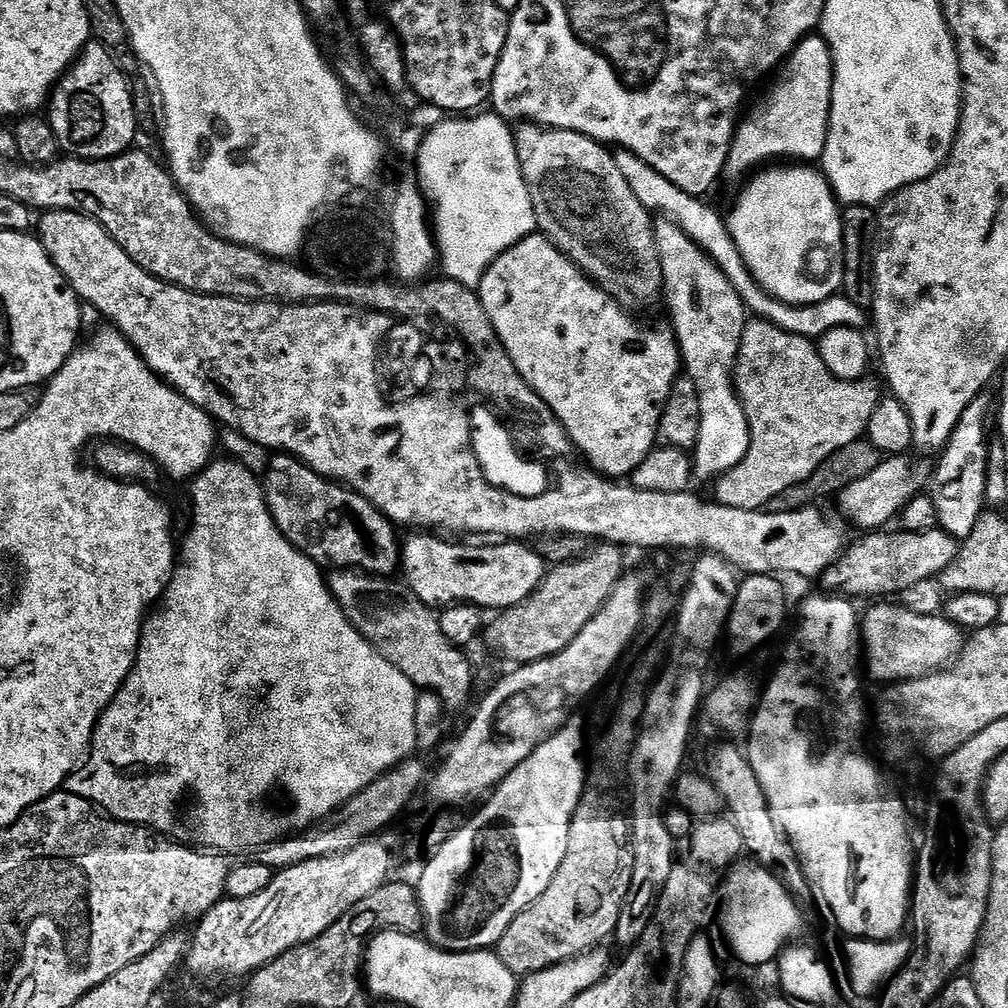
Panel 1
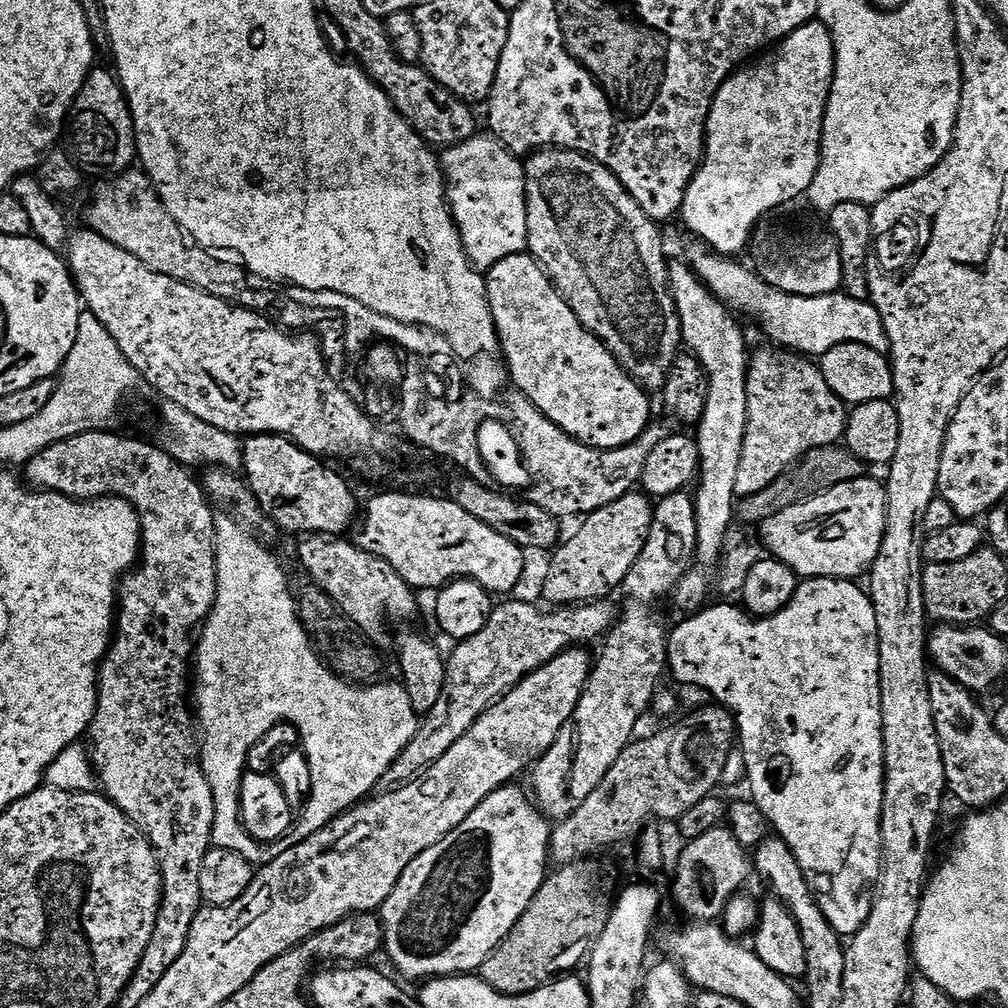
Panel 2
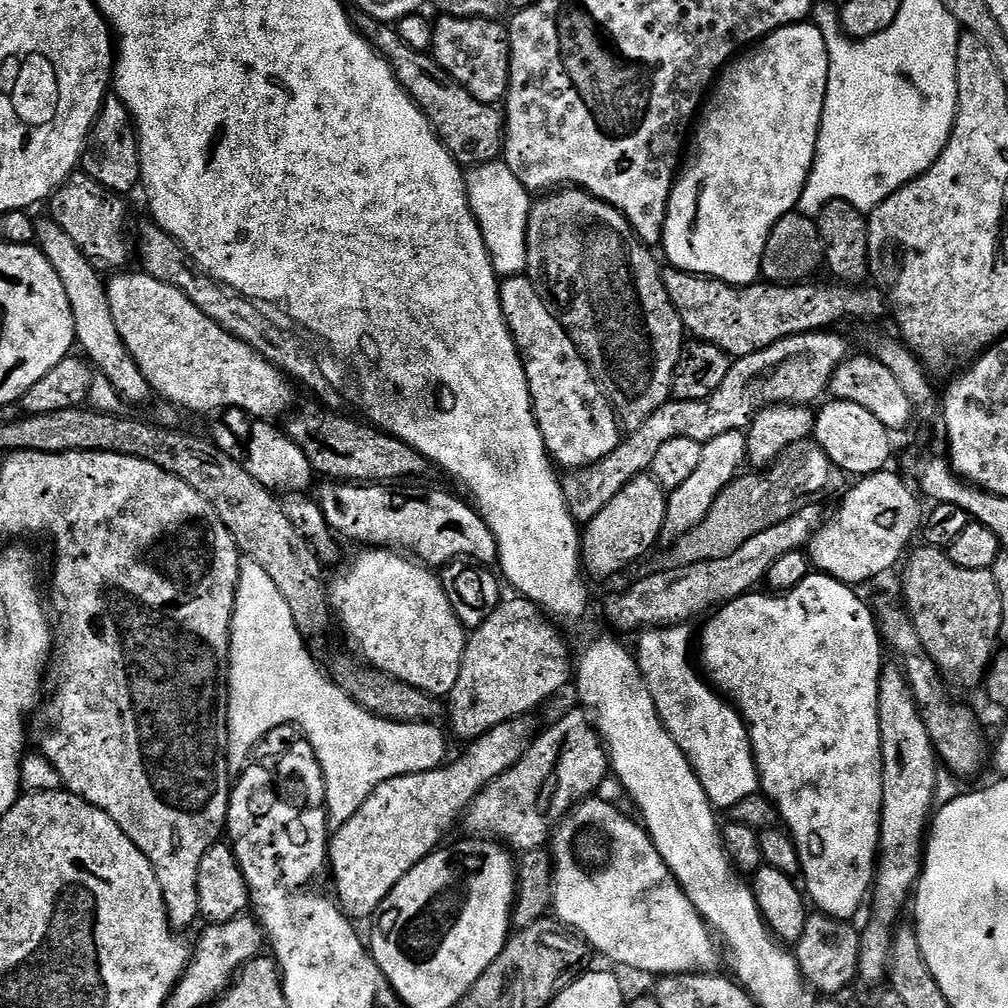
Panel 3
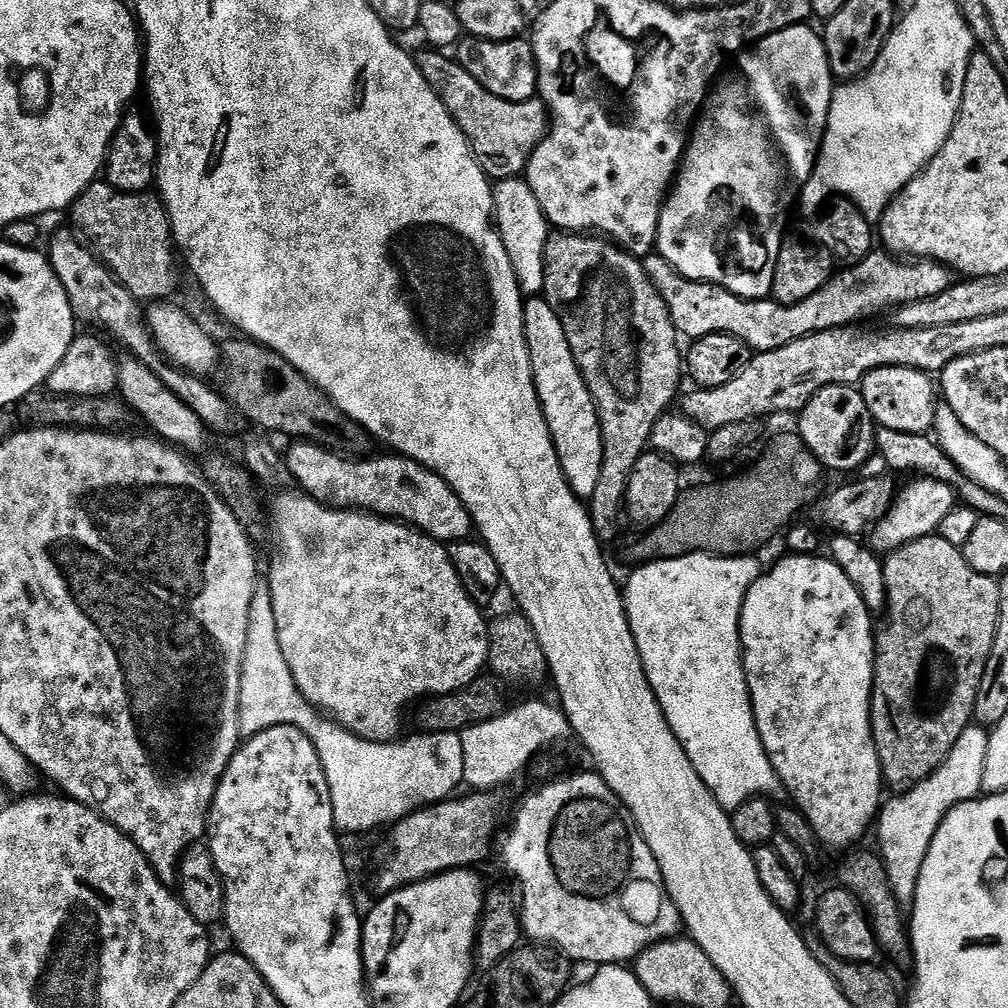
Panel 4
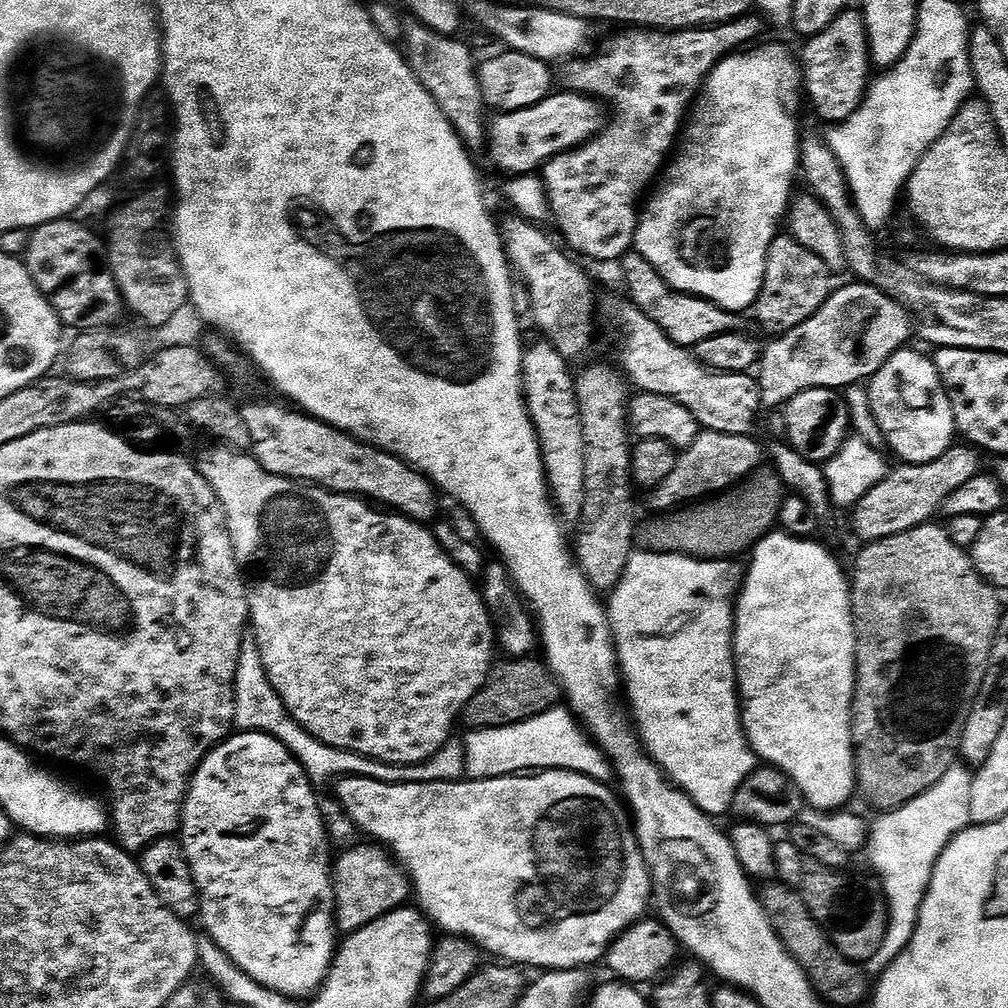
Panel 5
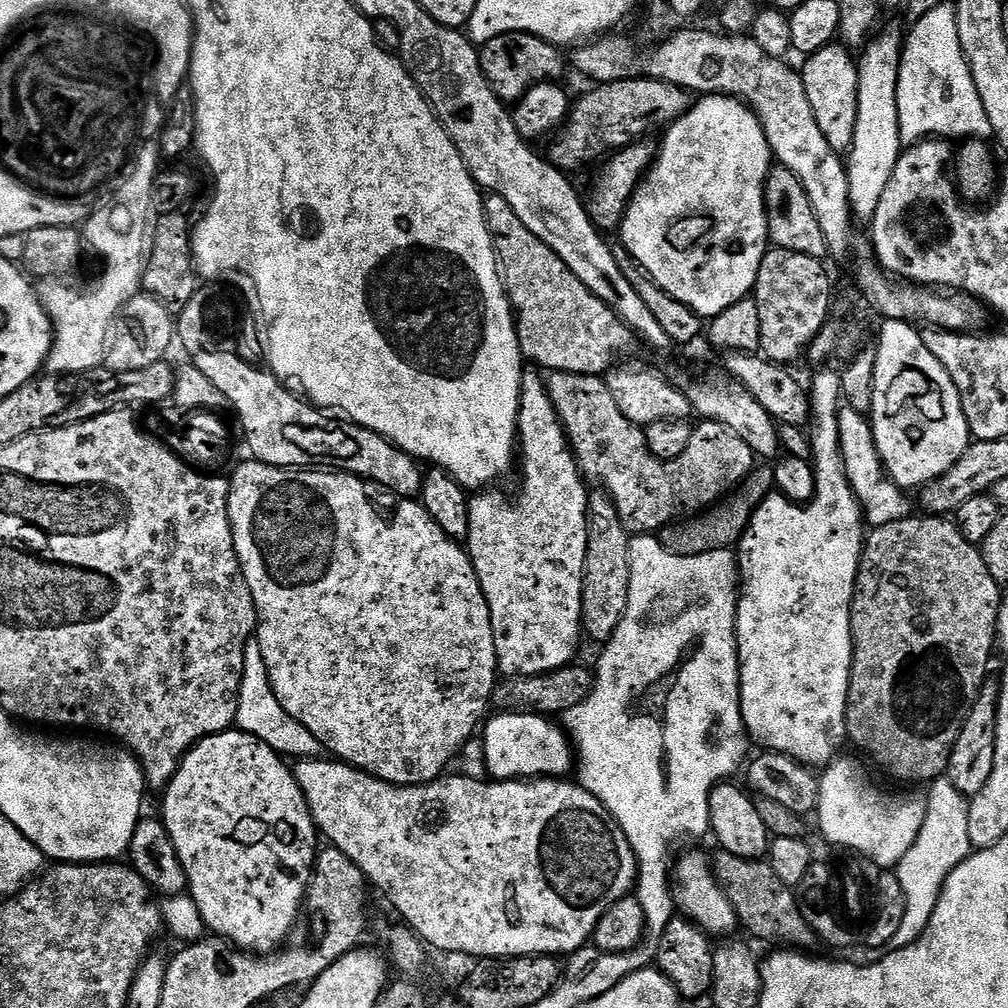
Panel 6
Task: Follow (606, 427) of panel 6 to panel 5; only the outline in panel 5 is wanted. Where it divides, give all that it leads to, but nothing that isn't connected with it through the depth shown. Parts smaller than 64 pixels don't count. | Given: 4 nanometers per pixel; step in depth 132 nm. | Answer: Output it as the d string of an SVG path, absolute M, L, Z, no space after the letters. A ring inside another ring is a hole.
M701 431L700 437L679 453L674 464L674 474L670 474L662 483L651 489L652 504L656 507L653 509L657 513L670 512L726 492L757 471L761 467L760 459L763 456L765 459L765 449L763 452L759 442L752 436Z

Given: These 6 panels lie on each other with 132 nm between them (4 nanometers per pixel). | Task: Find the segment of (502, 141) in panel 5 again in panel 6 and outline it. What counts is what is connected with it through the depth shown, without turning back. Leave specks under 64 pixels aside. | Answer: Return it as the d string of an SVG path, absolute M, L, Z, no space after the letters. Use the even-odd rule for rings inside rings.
M633 78L619 80L613 84L596 84L593 89L593 92L586 93L577 104L575 101L571 105L568 119L551 137L552 145L549 146L548 152L546 151L547 159L551 164L565 174L573 174L572 172L586 167L591 160L596 160L599 156L607 157L609 154L625 148L628 144L651 137L653 135L651 132L658 131L657 133L659 133L679 119L690 107L690 96L685 89L661 80Z

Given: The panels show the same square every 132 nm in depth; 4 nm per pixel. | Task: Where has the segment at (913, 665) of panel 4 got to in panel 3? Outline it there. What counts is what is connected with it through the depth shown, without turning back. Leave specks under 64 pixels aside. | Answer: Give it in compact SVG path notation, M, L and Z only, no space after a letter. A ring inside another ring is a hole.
M920 546L914 552L907 557L908 565L907 560L903 565L904 596L902 595L902 603L912 620L914 630L918 632L922 646L930 654L945 681L957 680L964 688L976 688L979 684L981 687L994 659L1002 614L1002 600L998 598L998 586L994 586L991 571L962 570L962 566L954 566L947 551L942 548Z

